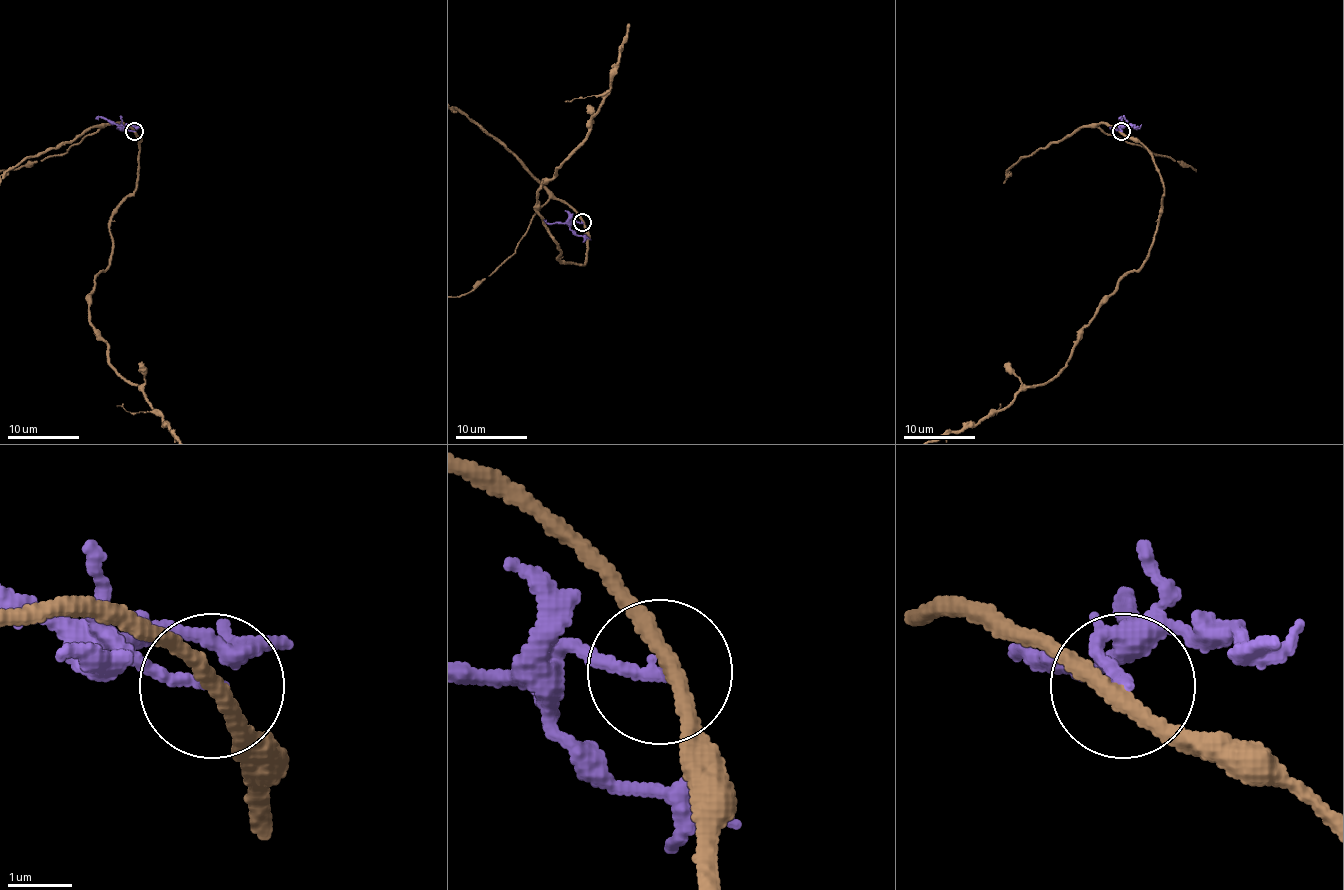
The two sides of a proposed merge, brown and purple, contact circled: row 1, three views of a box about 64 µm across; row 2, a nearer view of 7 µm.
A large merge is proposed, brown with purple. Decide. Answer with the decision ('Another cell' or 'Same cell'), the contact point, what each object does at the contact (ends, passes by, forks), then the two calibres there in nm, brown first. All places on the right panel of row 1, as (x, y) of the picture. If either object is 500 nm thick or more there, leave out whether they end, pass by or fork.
Another cell. Place: (1121, 131). At the ring brown passes by. At the ring purple ends. Thickness 240 nm (brown) against 180 nm

